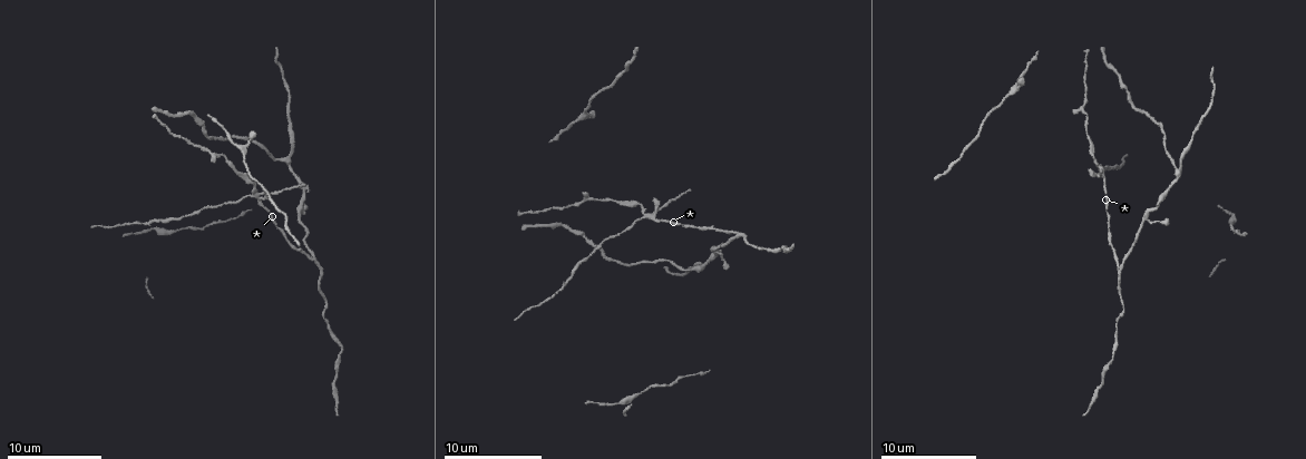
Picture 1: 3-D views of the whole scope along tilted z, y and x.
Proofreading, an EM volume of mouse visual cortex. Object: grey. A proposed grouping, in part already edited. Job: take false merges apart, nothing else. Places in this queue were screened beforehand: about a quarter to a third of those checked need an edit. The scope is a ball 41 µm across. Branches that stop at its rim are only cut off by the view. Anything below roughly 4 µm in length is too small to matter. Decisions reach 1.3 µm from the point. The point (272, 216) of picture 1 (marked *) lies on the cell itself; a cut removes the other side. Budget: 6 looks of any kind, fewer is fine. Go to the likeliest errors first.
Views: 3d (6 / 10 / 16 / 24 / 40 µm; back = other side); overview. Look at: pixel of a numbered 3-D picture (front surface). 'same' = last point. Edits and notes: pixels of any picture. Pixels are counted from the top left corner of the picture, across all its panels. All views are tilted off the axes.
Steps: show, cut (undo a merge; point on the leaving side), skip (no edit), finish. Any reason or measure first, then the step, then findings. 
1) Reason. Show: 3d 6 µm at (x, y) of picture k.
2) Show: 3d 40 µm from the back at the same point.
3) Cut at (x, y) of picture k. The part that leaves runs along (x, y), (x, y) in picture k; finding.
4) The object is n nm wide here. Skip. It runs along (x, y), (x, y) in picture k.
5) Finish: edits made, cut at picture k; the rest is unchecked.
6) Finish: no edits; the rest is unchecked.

Four arms meet. Show: 3d 10 µm at (250, 194) of picture 1.

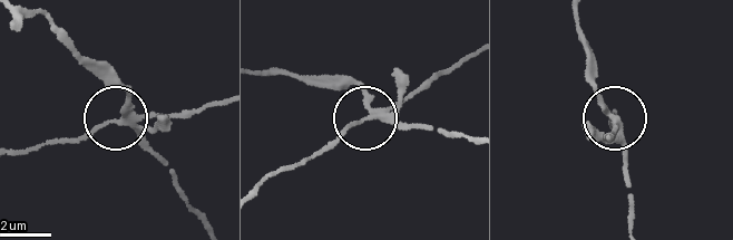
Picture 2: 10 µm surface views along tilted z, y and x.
Cut at (412, 93) of picture 2. The part that leaves runs along (380, 113), (347, 124), (311, 157), (260, 180) in picture 2; two cells meet here.

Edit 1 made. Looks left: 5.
Show: overview.

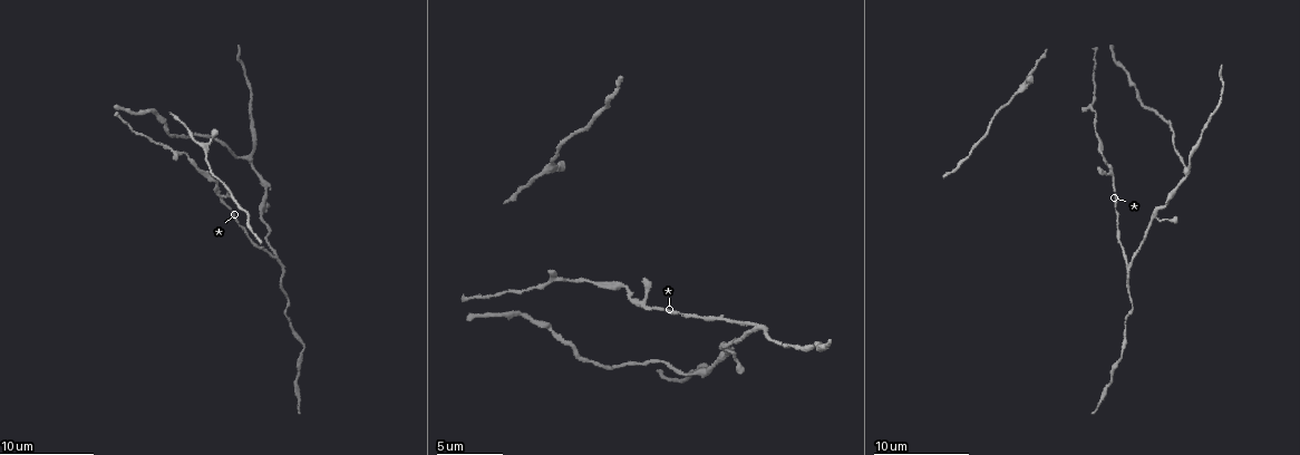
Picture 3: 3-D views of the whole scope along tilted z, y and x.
A fork. Show: 3d 16 µm at (1131, 261) of picture 3.

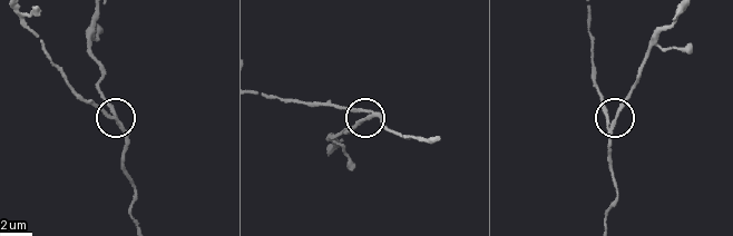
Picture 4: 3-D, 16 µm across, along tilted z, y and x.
3 arms meet here. Skip. All the same cell.

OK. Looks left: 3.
Three arms meet. Show: 3d 16 µm at (245, 159) of picture 3.

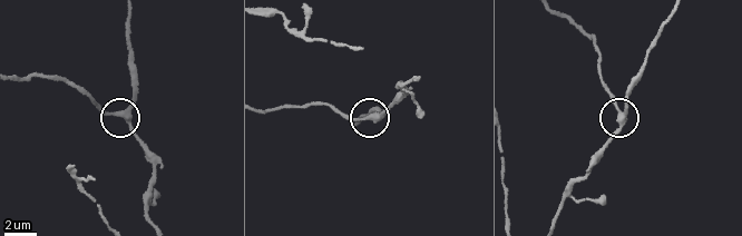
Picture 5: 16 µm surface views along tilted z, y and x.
Other side. Show: 3d 16 µm from the back at (369, 117) of picture 5.

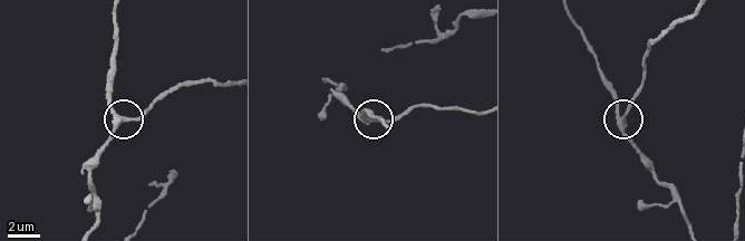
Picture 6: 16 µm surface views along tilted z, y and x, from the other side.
3 arms meet here. Skip. It runs along (93, 225), (95, 155), (119, 118), (106, 86) in picture 6; all the same cell.

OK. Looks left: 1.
Finish: edits made, cut at picture 2; the rest is unchecked.

